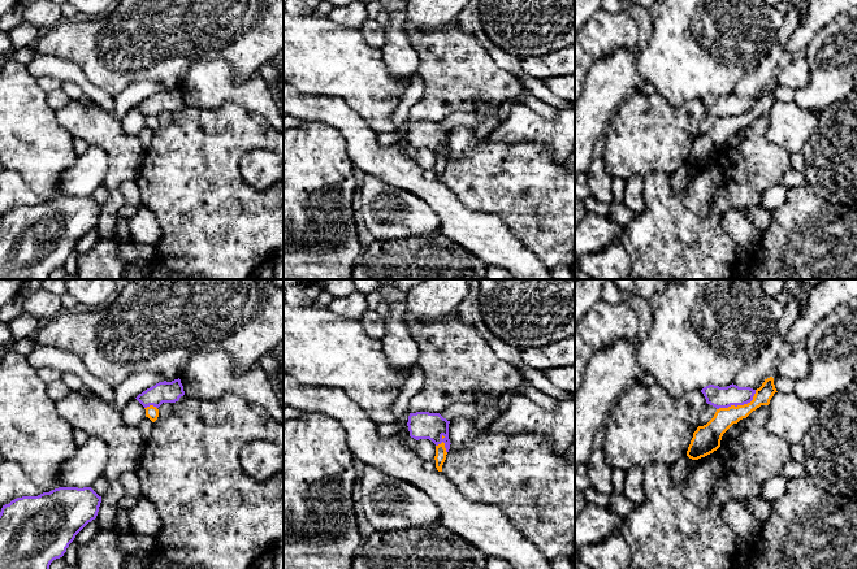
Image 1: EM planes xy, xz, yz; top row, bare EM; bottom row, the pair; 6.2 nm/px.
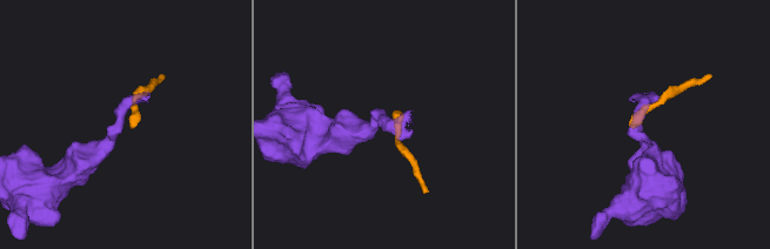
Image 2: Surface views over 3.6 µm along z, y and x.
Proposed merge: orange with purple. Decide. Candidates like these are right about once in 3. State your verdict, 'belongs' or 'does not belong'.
does not belong

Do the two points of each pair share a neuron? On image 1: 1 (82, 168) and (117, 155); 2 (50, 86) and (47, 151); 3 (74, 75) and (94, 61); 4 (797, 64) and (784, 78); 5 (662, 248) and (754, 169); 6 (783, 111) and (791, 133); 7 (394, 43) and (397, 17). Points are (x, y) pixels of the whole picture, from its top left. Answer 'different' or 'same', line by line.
1: different
2: different
3: different
4: same
5: same
6: same
7: same

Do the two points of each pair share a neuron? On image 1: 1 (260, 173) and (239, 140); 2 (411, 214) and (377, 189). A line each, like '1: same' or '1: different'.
1: different
2: same

